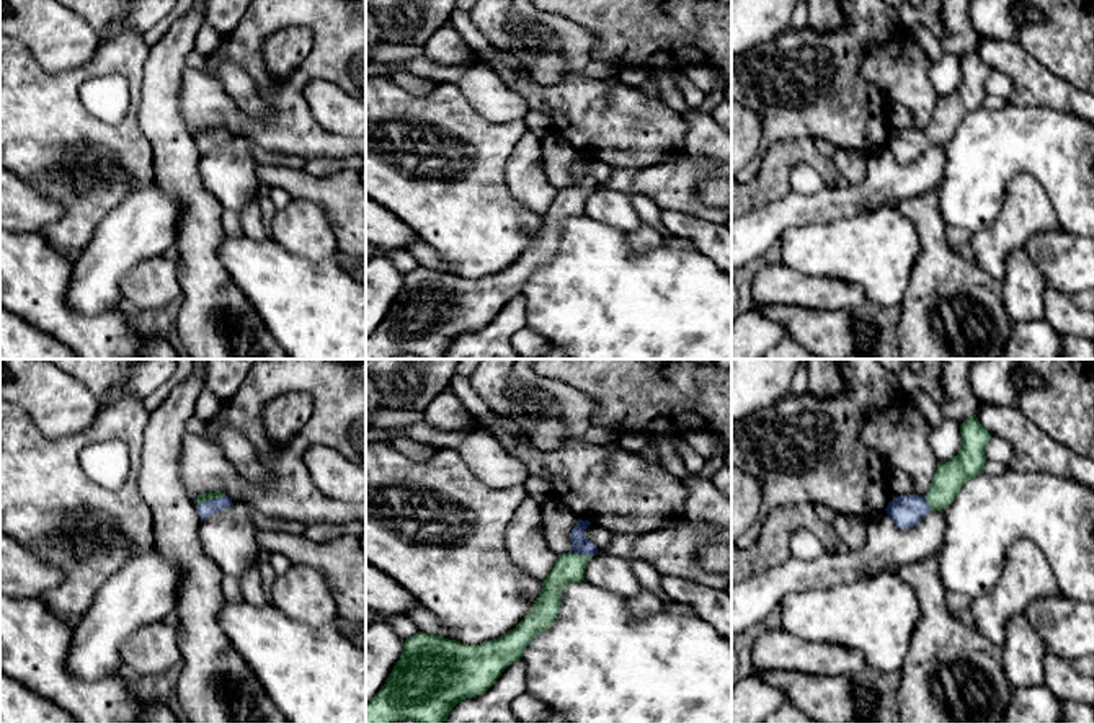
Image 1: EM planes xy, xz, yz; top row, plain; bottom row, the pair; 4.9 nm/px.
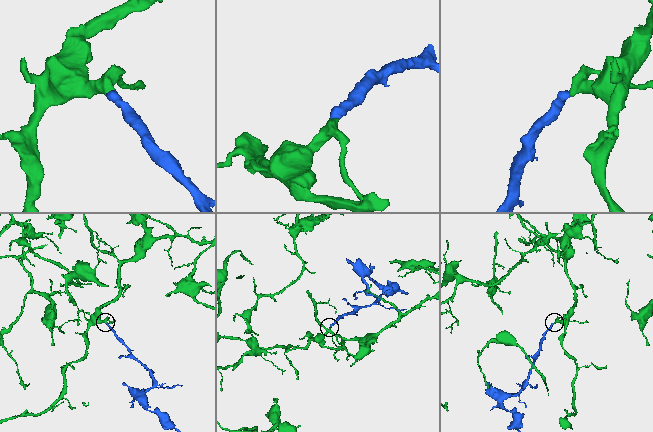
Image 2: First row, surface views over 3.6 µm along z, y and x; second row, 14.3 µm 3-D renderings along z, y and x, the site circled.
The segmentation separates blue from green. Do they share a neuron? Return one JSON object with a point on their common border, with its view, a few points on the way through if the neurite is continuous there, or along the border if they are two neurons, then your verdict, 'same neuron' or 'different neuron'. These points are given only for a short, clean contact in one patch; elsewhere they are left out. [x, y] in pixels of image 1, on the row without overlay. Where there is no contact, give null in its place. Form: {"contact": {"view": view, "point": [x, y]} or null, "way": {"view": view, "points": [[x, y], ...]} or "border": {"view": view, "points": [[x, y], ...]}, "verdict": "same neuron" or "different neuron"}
{"contact": {"view": "xy", "point": [209, 134]}, "way": {"view": "xy", "points": [[204, 144], [209, 134], [204, 131]]}, "verdict": "same neuron"}

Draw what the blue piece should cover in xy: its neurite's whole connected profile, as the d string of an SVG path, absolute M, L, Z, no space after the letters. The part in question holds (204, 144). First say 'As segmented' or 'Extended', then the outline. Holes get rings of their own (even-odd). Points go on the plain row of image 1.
Extended. M220 126L216 127L202 127L194 135L198 149L202 153L209 152L214 147L224 145L232 139L232 134Z

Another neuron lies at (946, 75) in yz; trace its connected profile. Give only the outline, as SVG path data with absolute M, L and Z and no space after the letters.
M945 54L942 59L929 62L927 73L937 96L949 96L962 83L960 59L957 55Z

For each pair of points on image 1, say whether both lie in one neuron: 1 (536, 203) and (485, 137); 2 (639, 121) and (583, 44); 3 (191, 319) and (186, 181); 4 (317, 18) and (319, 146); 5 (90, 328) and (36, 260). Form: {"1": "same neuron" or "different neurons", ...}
{"1": "different neurons", "2": "same neuron", "3": "same neuron", "4": "same neuron", "5": "same neuron"}

